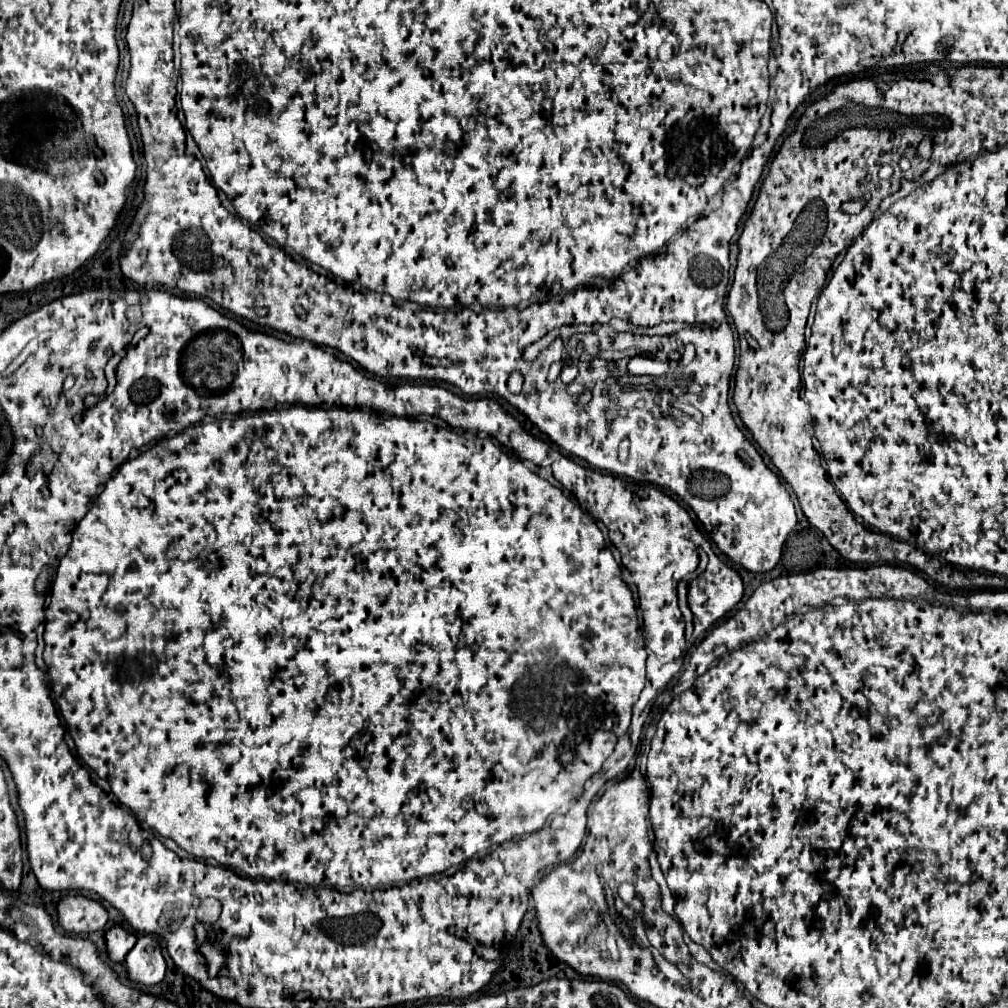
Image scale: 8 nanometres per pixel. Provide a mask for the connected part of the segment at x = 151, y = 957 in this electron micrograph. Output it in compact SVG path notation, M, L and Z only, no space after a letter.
M151 935L139 937L135 947L125 957L125 967L129 971L131 981L141 985L157 985L163 981L167 963L161 953L159 941L155 941Z

